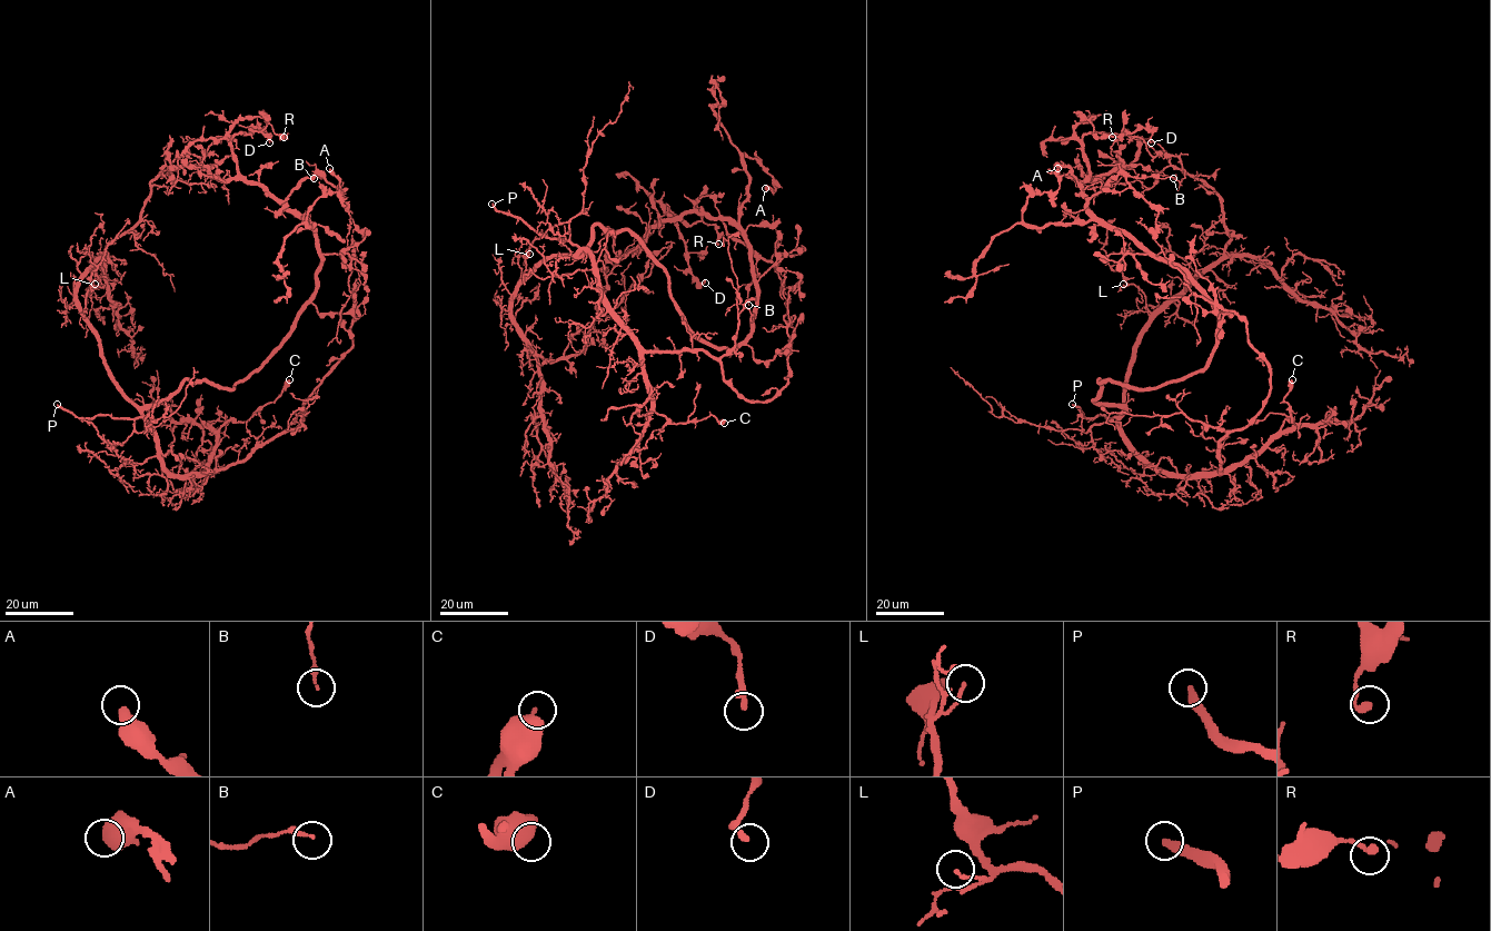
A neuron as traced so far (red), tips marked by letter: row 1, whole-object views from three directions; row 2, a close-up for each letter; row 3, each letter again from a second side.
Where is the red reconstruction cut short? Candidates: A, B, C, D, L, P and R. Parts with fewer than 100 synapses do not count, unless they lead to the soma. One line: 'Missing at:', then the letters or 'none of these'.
Missing at: P

